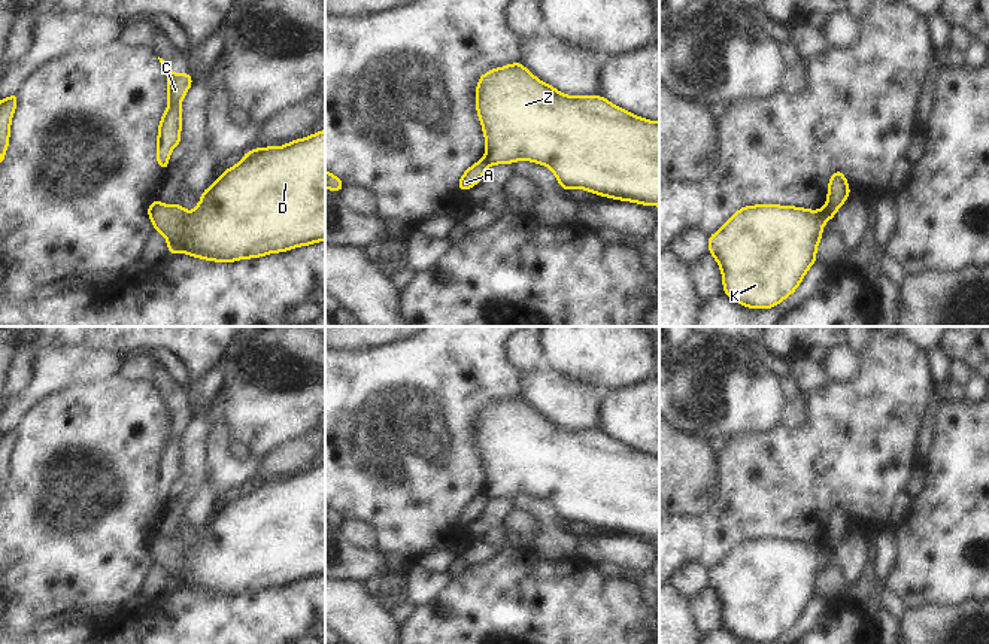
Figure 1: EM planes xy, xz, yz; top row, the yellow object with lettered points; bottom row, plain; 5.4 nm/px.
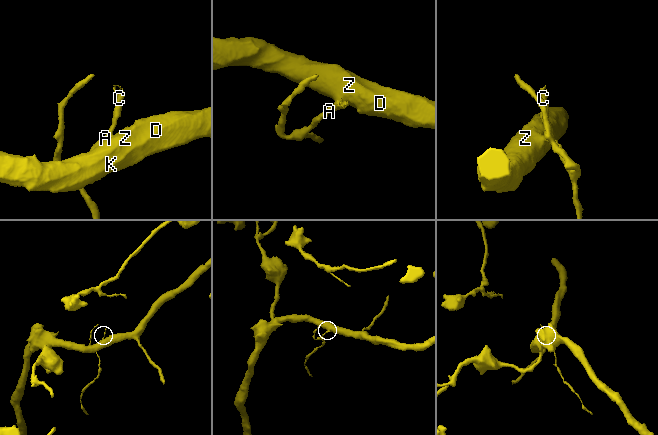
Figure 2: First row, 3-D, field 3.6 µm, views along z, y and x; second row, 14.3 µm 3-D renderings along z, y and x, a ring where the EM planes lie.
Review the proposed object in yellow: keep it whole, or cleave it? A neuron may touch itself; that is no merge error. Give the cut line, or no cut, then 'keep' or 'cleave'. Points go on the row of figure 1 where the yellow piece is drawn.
cut in yz along (827, 203), (828, 212), (833, 216); cleave

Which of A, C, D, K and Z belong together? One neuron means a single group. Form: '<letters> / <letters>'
A C / D K Z

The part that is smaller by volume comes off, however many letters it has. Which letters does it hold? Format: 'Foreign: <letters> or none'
Foreign: A, C

